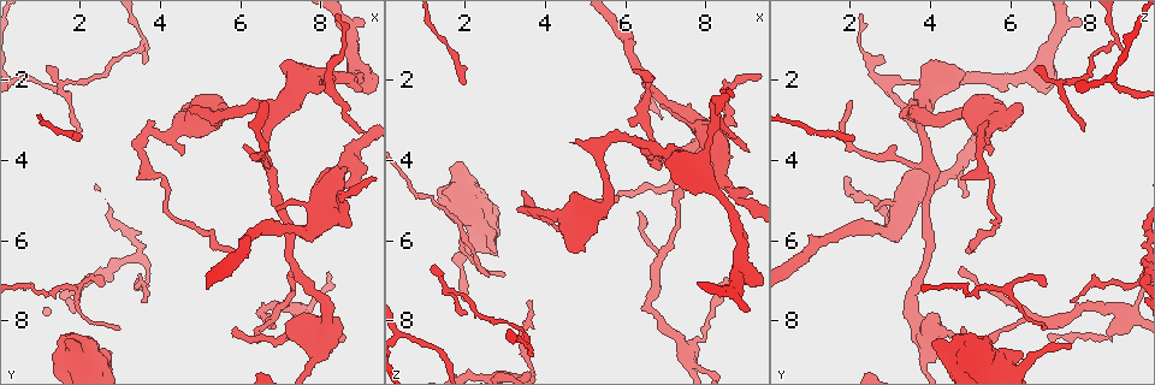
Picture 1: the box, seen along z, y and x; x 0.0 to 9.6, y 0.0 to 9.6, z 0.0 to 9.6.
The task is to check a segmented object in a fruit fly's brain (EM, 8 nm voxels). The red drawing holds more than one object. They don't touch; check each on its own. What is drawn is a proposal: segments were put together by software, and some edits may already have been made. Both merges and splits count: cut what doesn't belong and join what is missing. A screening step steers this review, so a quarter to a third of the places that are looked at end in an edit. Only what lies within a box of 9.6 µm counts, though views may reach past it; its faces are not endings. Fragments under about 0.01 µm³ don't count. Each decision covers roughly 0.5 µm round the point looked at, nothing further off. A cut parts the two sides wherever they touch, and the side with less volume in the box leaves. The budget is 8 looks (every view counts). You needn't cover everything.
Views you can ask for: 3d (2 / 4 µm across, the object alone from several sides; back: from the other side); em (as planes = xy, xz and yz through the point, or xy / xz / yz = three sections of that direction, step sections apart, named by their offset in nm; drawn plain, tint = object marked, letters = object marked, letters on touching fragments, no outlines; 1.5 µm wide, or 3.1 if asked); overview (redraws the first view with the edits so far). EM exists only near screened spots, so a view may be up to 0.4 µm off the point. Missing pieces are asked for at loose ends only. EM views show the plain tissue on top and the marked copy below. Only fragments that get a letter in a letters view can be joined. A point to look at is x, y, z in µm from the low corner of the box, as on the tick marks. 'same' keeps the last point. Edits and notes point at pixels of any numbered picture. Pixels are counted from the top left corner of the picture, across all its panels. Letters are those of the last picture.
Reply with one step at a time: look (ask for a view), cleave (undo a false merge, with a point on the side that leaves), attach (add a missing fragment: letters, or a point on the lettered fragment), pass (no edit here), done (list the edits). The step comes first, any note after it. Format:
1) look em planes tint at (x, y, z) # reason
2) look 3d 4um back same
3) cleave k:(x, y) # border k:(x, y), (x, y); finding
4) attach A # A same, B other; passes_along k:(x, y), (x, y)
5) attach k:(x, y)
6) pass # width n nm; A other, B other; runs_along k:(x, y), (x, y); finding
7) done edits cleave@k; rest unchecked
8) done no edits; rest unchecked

look em planes letters at (8.65, 8.40, 6.95) # tapers out

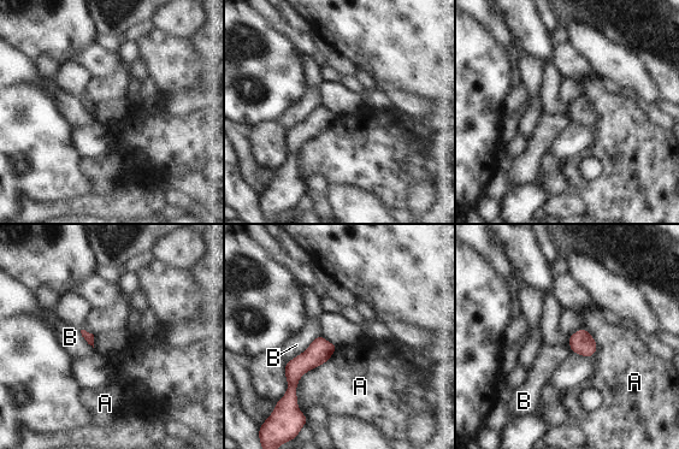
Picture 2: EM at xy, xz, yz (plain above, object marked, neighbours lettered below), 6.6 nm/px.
pass # A other, B other; runs_along 2:(320, 340), (293, 374), (293, 394); none of them fits

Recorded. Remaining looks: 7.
look 3d 4um at (5.80, 8.25, 4.75) # thin end

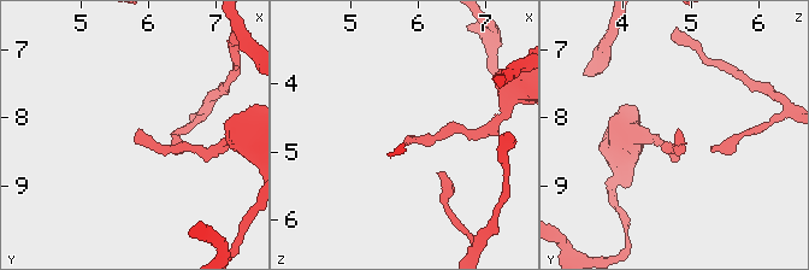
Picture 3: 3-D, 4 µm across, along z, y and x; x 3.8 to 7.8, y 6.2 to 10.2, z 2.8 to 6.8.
look em planes letters at (5.85, 8.20, 4.75)

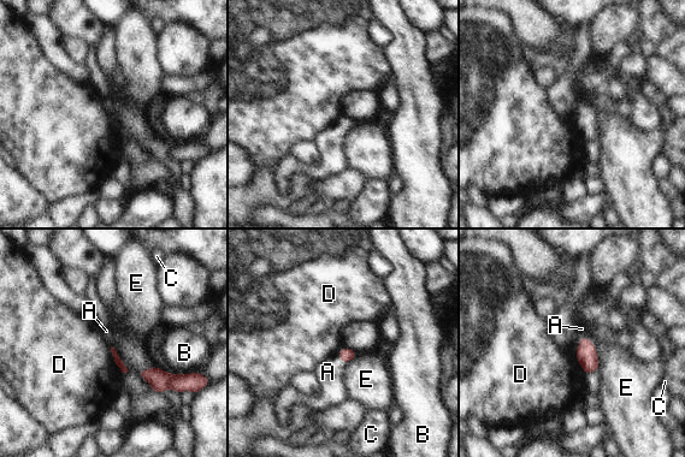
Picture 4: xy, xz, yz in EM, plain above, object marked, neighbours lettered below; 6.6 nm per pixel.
attach A # A same, B other, C other, D other, E other; passes_along 4:(347, 354), (341, 358), (328, 372); it goes on there

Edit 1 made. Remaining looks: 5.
look overview # redraw

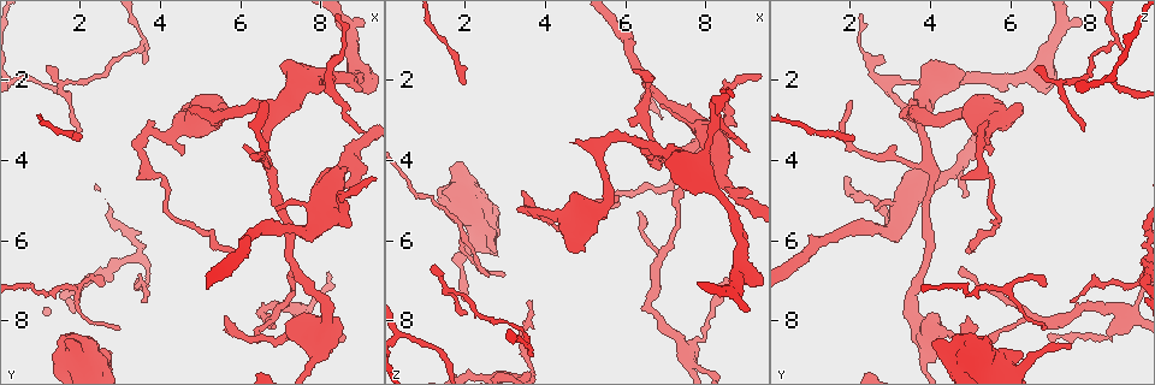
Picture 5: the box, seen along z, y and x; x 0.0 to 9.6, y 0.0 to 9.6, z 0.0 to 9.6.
look em yz step 4 tint at (8.75, 5.65, 3.10) # an open end

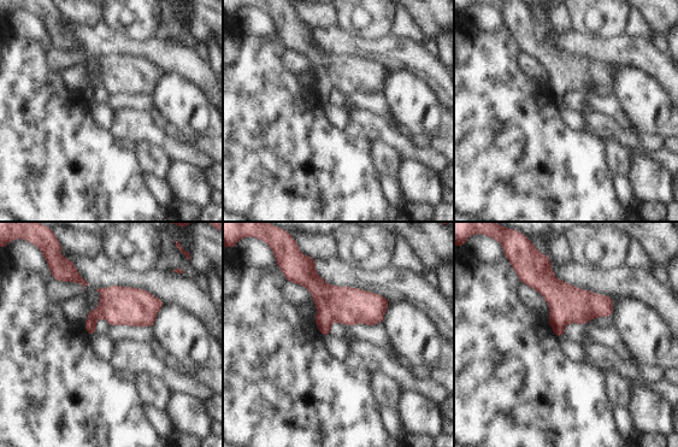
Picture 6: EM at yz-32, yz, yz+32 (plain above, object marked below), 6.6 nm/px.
look em planes letters same # another direction

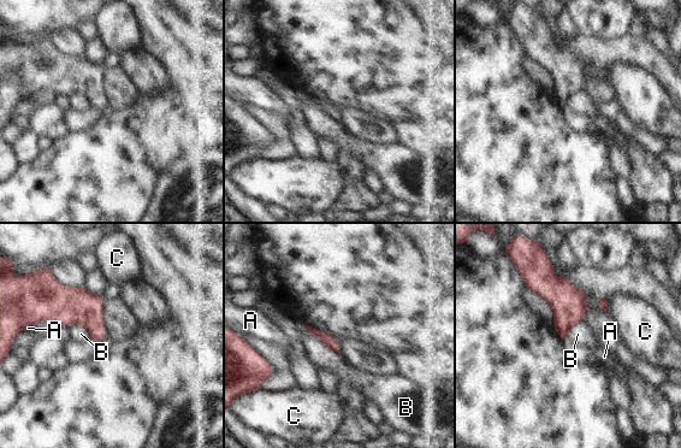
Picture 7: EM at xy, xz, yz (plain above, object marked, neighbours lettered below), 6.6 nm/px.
pass # longest_contact B 240 nm; A other, B other, C other; border 7:(311, 334), (339, 353); none of them fits

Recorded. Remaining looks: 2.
done edits attach@4; rest unchecked

